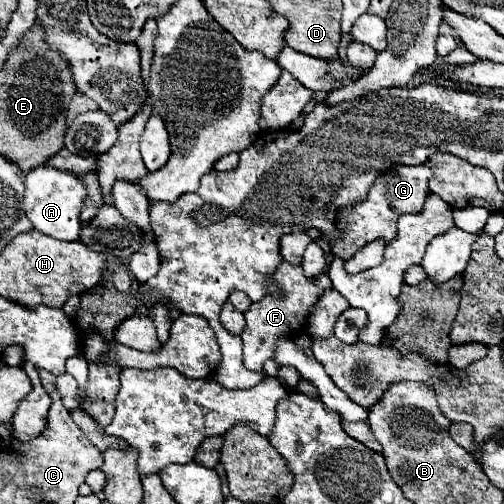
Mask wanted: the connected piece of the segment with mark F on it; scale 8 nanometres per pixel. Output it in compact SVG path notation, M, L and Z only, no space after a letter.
M285 260L277 266L273 274L273 284L281 292L281 296L263 296L259 302L253 302L251 308L245 312L247 326L241 334L243 340L243 360L249 370L261 370L265 360L275 356L277 350L277 340L281 338L295 338L307 334L307 324L309 316L313 314L313 308L317 308L319 296L331 288L331 280L327 272L321 272L315 278L307 278L301 266L287 264Z

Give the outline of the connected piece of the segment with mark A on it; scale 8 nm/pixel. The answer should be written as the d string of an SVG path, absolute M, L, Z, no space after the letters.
M47 164L33 168L25 176L25 196L23 196L23 200L25 200L27 218L31 220L31 224L37 232L47 234L51 238L67 240L67 242L79 238L79 230L81 230L79 212L81 212L85 196L87 196L87 190L77 180L75 174L51 168Z

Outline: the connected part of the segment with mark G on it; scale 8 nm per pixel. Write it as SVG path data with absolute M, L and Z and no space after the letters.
M425 164L397 166L381 174L375 180L367 200L363 200L361 204L355 204L353 208L341 208L337 226L345 232L345 236L339 242L335 242L335 246L331 246L331 252L341 256L343 260L349 260L359 248L363 248L367 242L375 238L383 238L385 242L393 240L397 232L397 216L405 212L419 212L423 208L425 196L429 194L429 186L427 186L429 178L431 178L431 168Z

